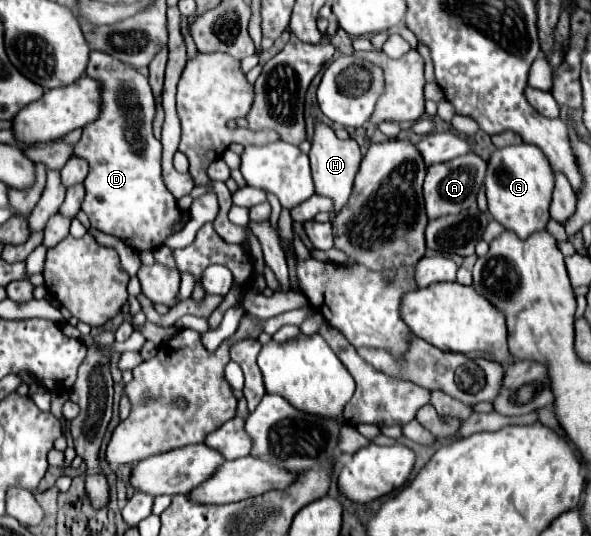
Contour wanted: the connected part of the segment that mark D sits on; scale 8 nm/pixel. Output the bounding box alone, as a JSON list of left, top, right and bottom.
[75,50,179,250]

